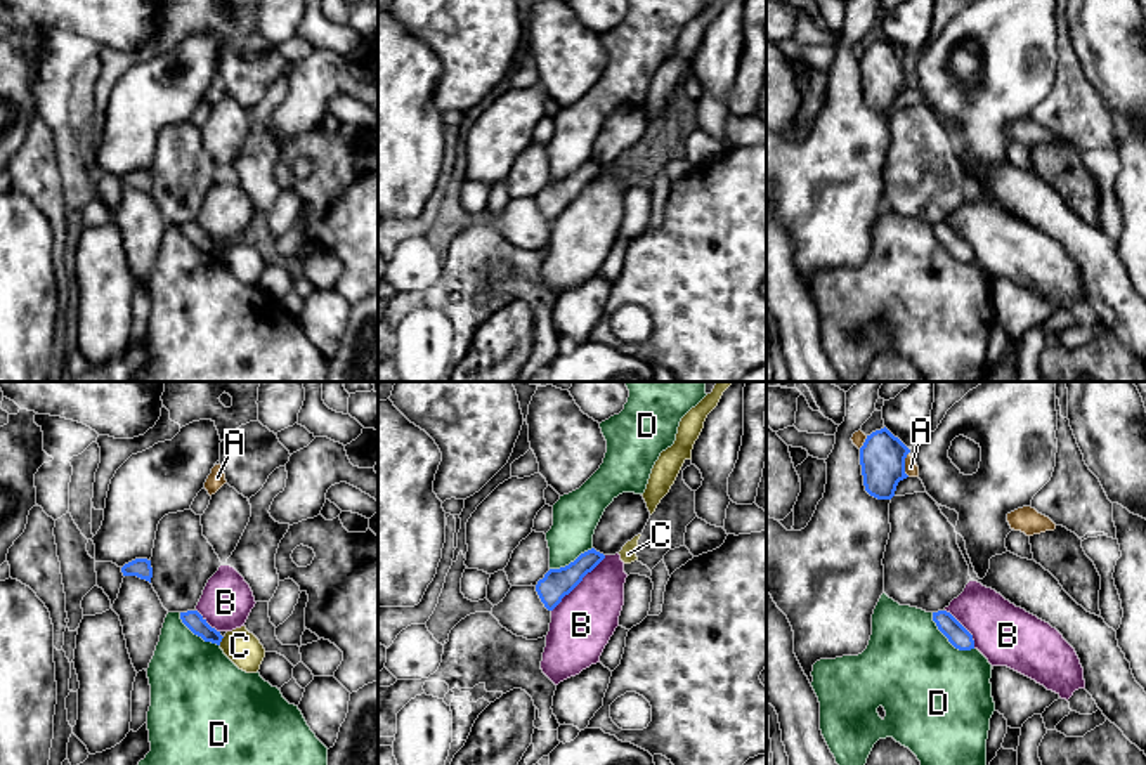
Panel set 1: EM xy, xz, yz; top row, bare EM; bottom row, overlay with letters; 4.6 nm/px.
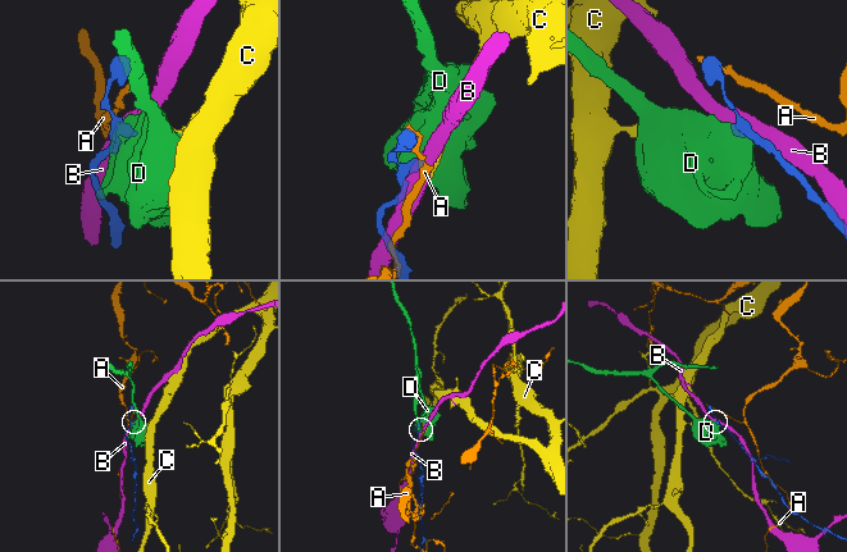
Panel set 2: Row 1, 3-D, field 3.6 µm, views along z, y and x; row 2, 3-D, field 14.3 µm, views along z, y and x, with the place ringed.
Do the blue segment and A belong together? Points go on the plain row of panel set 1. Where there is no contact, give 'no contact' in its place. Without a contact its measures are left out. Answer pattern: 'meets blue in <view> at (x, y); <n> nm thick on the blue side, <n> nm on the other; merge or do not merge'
meets blue in yz at (904, 75); 200 nm thick on the blue side, 60 nm on the other; do not merge

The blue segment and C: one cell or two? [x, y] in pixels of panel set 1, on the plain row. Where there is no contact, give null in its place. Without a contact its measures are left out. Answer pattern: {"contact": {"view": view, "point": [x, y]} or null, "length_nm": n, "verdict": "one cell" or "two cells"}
{"contact": {"view": "xy", "point": [221, 252]}, "length_nm": 50, "verdict": "two cells"}

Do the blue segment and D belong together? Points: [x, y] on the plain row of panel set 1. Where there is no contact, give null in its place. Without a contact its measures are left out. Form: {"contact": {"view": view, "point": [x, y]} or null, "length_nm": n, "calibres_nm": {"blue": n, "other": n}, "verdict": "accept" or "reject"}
{"contact": {"view": "yz", "point": [947, 248]}, "length_nm": 260, "calibres_nm": {"blue": 100, "other": 440}, "verdict": "reject"}

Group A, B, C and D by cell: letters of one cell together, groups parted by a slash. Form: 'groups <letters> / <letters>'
groups A / B / C / D

